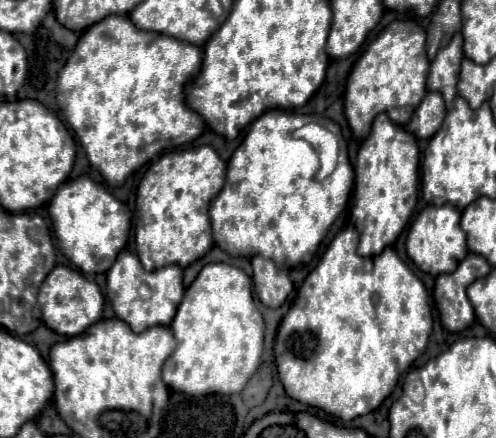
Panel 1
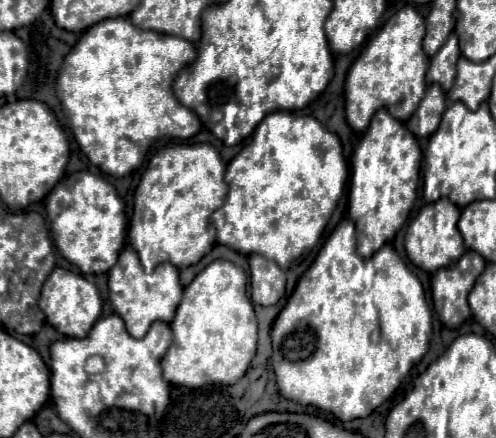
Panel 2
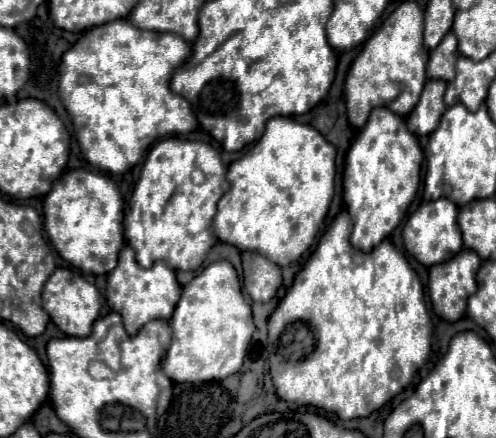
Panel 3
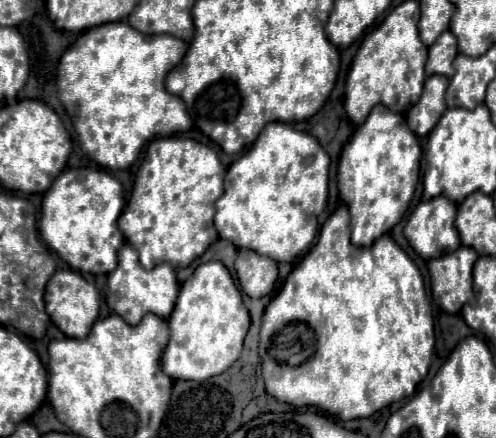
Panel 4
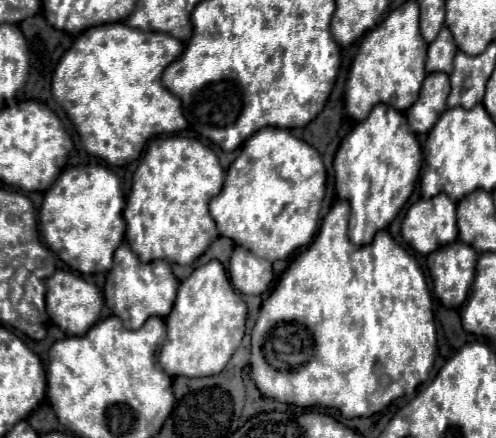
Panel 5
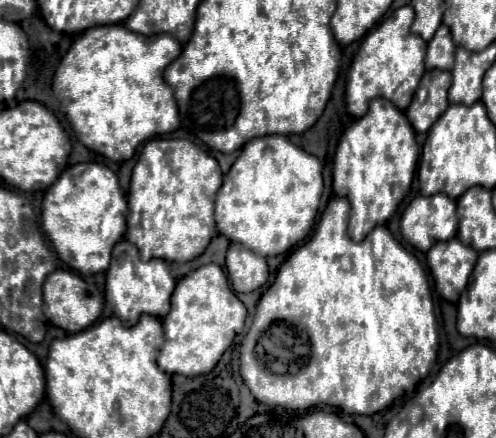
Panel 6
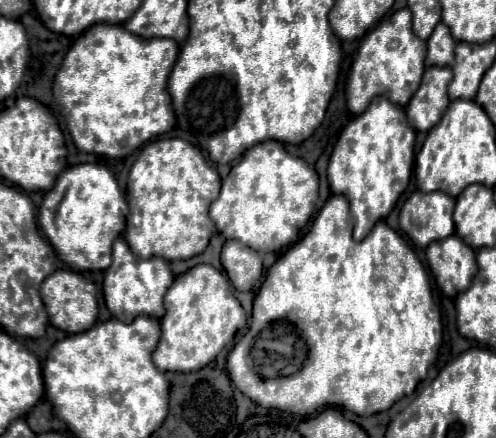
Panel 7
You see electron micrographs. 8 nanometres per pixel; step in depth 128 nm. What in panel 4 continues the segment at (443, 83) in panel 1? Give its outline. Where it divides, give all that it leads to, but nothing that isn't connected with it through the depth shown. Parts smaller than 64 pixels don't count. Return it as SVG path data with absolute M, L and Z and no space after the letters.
M446 30L432 46L428 52L428 59L425 66L426 76L439 74L442 76L452 76L454 68L452 62L458 54L458 46L456 46L456 38L450 30Z

